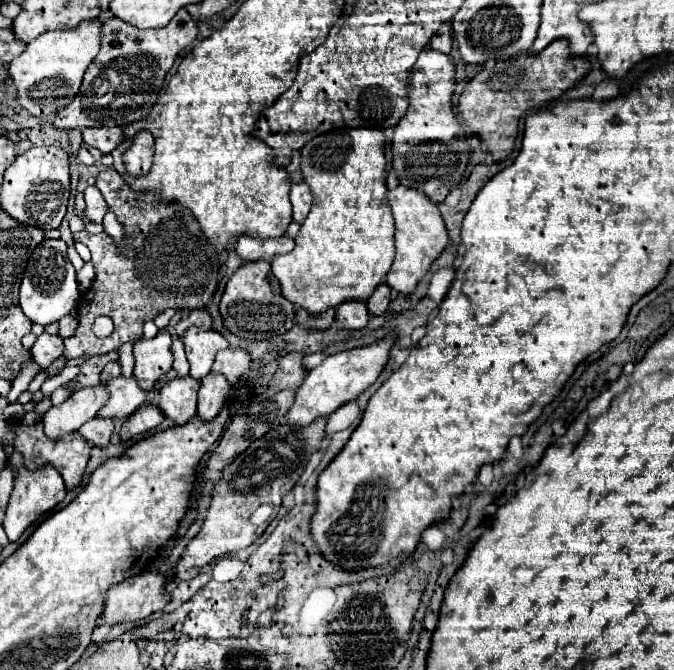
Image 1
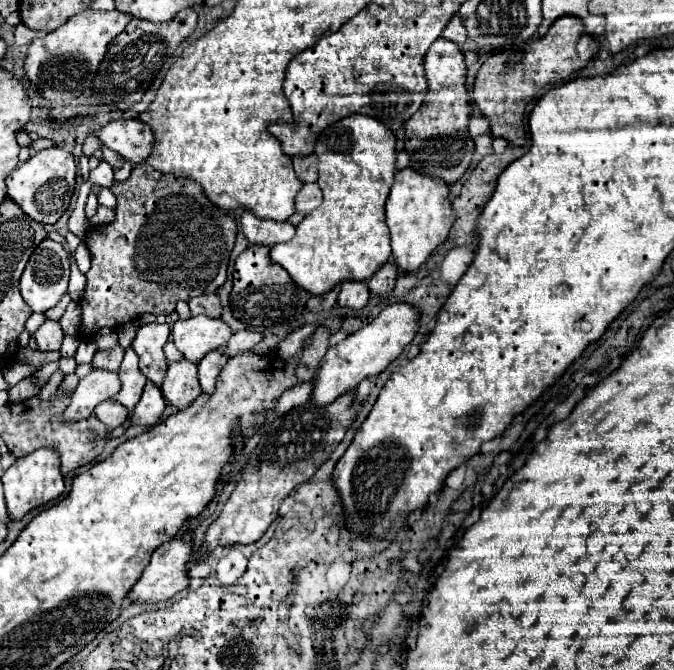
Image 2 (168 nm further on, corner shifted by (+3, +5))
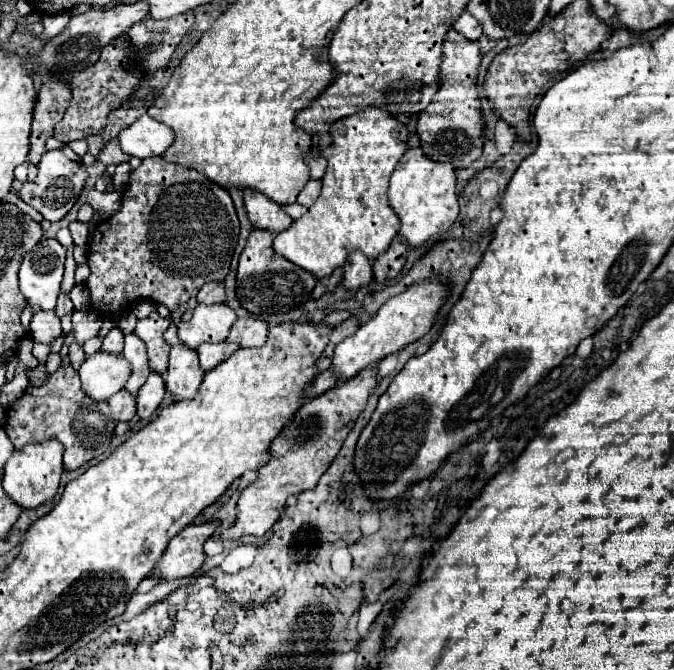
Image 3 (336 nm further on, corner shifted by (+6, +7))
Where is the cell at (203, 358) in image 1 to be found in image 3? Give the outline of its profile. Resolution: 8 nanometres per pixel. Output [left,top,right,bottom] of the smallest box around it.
[179,303,237,349]

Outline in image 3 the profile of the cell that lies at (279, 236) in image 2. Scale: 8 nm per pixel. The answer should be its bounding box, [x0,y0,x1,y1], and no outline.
[243,189,293,233]

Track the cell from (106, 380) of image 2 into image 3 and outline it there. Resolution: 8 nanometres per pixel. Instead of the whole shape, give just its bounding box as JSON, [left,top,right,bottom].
[79,351,131,399]

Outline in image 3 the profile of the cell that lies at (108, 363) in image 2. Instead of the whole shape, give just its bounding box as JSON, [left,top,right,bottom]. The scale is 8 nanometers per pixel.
[101,327,123,353]

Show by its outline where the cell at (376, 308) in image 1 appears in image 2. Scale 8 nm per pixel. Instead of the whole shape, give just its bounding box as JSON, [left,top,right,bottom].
[368,263,398,297]

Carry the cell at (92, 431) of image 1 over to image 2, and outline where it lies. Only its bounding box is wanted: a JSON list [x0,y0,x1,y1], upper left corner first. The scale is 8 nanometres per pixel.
[94,399,128,433]

